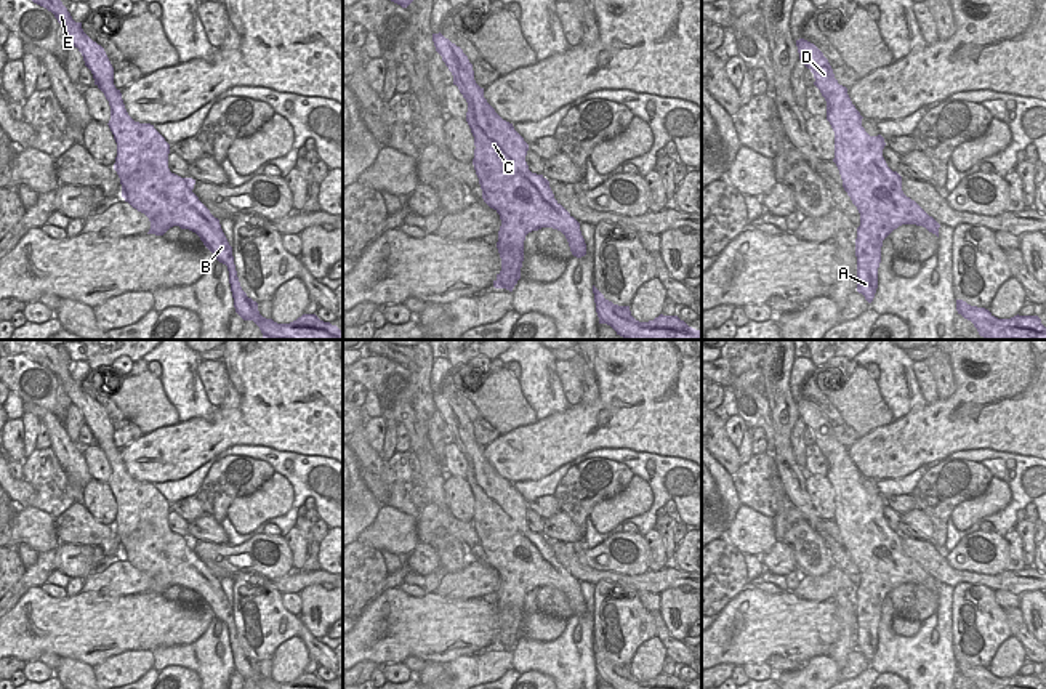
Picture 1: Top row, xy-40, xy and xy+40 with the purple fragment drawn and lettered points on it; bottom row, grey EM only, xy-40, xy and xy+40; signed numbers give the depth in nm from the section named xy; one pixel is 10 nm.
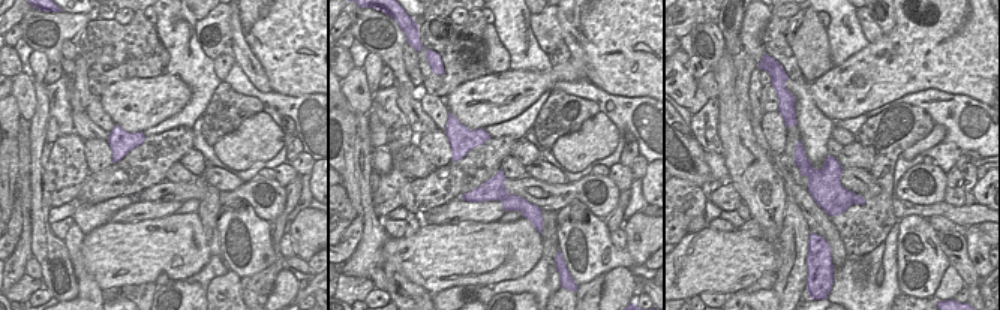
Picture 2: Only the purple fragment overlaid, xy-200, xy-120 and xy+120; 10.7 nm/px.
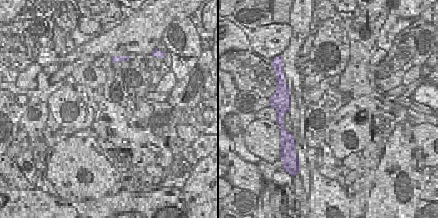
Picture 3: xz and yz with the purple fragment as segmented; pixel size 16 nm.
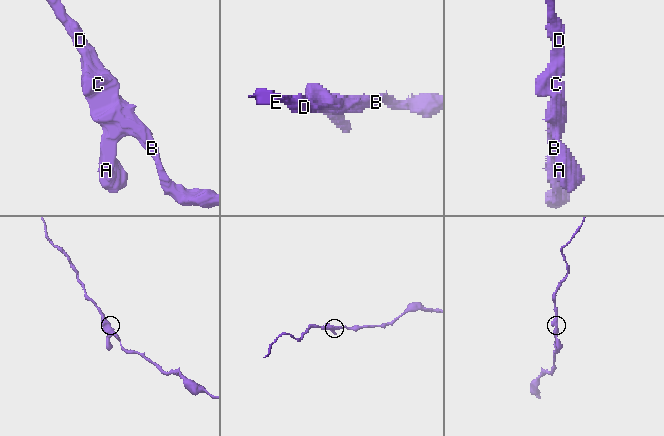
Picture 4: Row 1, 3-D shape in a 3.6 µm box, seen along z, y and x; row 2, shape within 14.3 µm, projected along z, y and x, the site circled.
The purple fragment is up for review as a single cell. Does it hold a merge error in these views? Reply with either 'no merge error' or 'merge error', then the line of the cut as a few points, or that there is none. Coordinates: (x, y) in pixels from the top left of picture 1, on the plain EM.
no merge error; no cut

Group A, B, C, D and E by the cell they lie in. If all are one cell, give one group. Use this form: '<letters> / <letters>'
A B C D E

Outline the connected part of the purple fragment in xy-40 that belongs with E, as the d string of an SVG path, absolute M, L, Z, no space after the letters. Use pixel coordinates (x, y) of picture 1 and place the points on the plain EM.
M5 340L3 356L24 354L46 367L64 386L72 404L82 412L91 429L95 444L104 452L111 465L109 487L117 502L114 529L122 543L122 556L151 580L147 593L163 594L179 585L195 591L215 618L227 625L235 671L243 679L253 679L259 689L340 689L316 673L303 673L290 683L277 683L258 670L258 662L242 649L232 606L219 578L192 551L195 538L181 537L170 530L170 503L151 482L135 481L123 463L120 449L114 444L114 426L101 404L93 401L62 364L56 346L37 340Z

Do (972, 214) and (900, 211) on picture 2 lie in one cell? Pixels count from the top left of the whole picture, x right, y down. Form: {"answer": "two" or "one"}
{"answer": "one"}

